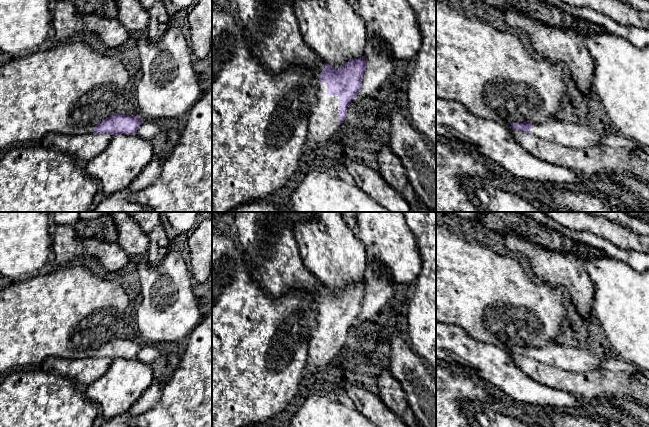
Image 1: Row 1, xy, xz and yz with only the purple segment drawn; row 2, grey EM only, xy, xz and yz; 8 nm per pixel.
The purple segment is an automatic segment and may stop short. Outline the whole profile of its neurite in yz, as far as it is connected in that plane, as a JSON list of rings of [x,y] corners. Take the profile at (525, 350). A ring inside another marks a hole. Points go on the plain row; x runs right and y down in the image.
[[[550,343],[543,347],[533,347],[531,345],[512,347],[510,352],[575,373],[600,369],[600,363],[608,358],[589,352],[586,349],[561,343]]]

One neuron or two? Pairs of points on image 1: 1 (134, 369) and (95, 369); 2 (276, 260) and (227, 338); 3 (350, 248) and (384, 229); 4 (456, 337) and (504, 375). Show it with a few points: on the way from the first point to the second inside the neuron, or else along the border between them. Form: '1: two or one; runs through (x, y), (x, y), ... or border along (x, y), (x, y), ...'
1: two; border along (113, 359), (108, 369), (89, 384)
2: two; border along (263, 287), (275, 297), (279, 297), (286, 292)
3: two; border along (354, 232), (364, 248), (369, 264)
4: one; runs through (468, 349), (475, 356), (492, 364)

